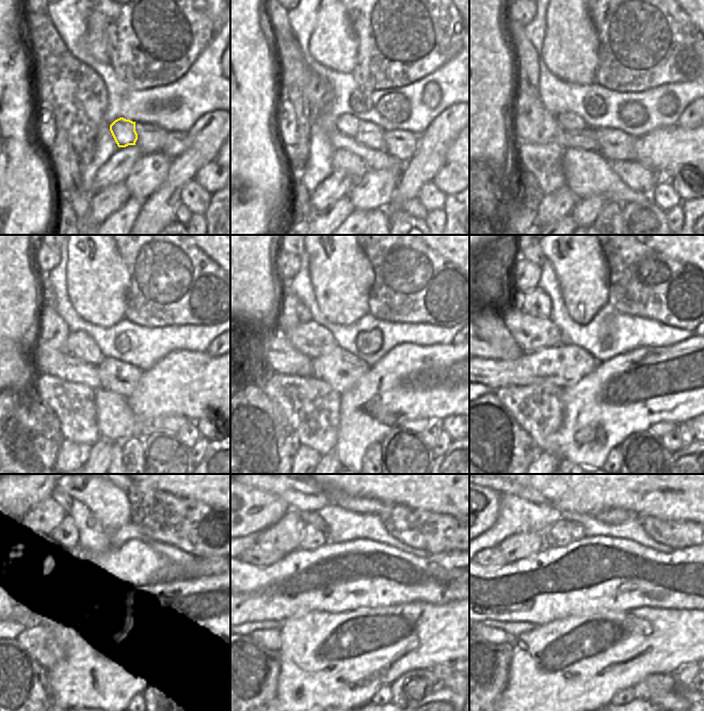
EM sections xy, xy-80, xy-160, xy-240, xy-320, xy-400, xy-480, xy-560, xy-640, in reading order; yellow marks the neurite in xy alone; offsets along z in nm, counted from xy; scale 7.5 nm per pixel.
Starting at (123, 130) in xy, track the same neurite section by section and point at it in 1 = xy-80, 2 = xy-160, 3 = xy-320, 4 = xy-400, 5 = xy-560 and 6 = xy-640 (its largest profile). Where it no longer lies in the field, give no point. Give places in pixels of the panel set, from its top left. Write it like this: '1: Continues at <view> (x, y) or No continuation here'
1: Continues at xy-80 (347, 124)
2: Continues at xy-160 (568, 121)
3: Continues at xy-320 (312, 340)
4: Continues at xy-400 (531, 334)
5: Continues at xy-560 (255, 555)
6: Continues at xy-640 (492, 557).

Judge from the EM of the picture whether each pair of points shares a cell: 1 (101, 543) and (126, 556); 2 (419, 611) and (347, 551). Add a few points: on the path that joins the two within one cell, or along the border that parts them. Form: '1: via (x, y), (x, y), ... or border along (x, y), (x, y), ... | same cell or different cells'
1: border along (138, 540), (127, 540), (104, 554), (90, 554) | different cells
2: border along (435, 603), (410, 602), (385, 606) | different cells

